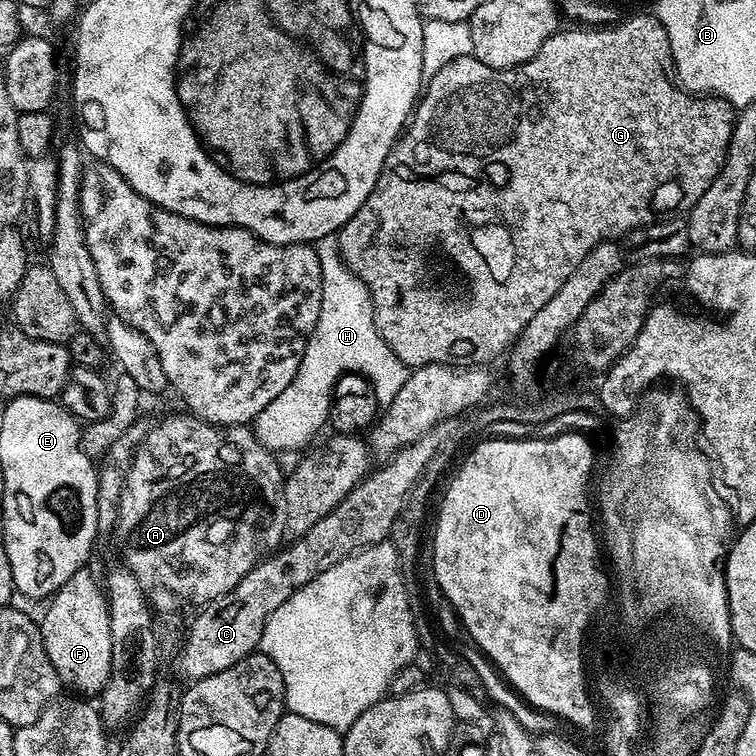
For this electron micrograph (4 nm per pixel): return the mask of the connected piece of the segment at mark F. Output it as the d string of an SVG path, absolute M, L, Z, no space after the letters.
M82 567L70 576L69 581L59 588L56 595L51 597L44 618L40 620L40 633L43 636L43 645L53 663L55 672L58 674L61 683L65 686L72 686L77 693L84 696L99 695L103 692L106 682L109 681L112 673L113 647L111 645L110 618L108 599L103 587L96 582L89 567Z

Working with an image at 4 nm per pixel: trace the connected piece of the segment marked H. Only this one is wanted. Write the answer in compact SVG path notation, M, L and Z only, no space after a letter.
M339 235L323 236L315 241L314 247L318 254L318 266L322 266L322 306L318 314L318 322L308 339L306 350L302 354L302 362L298 366L298 374L294 374L294 382L262 410L254 421L254 431L256 439L264 445L265 448L273 453L296 452L299 448L307 449L312 439L320 432L323 424L327 425L332 411L332 391L338 382L338 378L346 372L360 372L374 386L374 394L382 406L394 402L398 390L406 386L406 378L410 371L408 365L403 364L394 354L394 350L389 346L374 322L374 310L372 309L372 295L368 287L362 282L362 278L349 270L344 264L344 259L340 253Z

